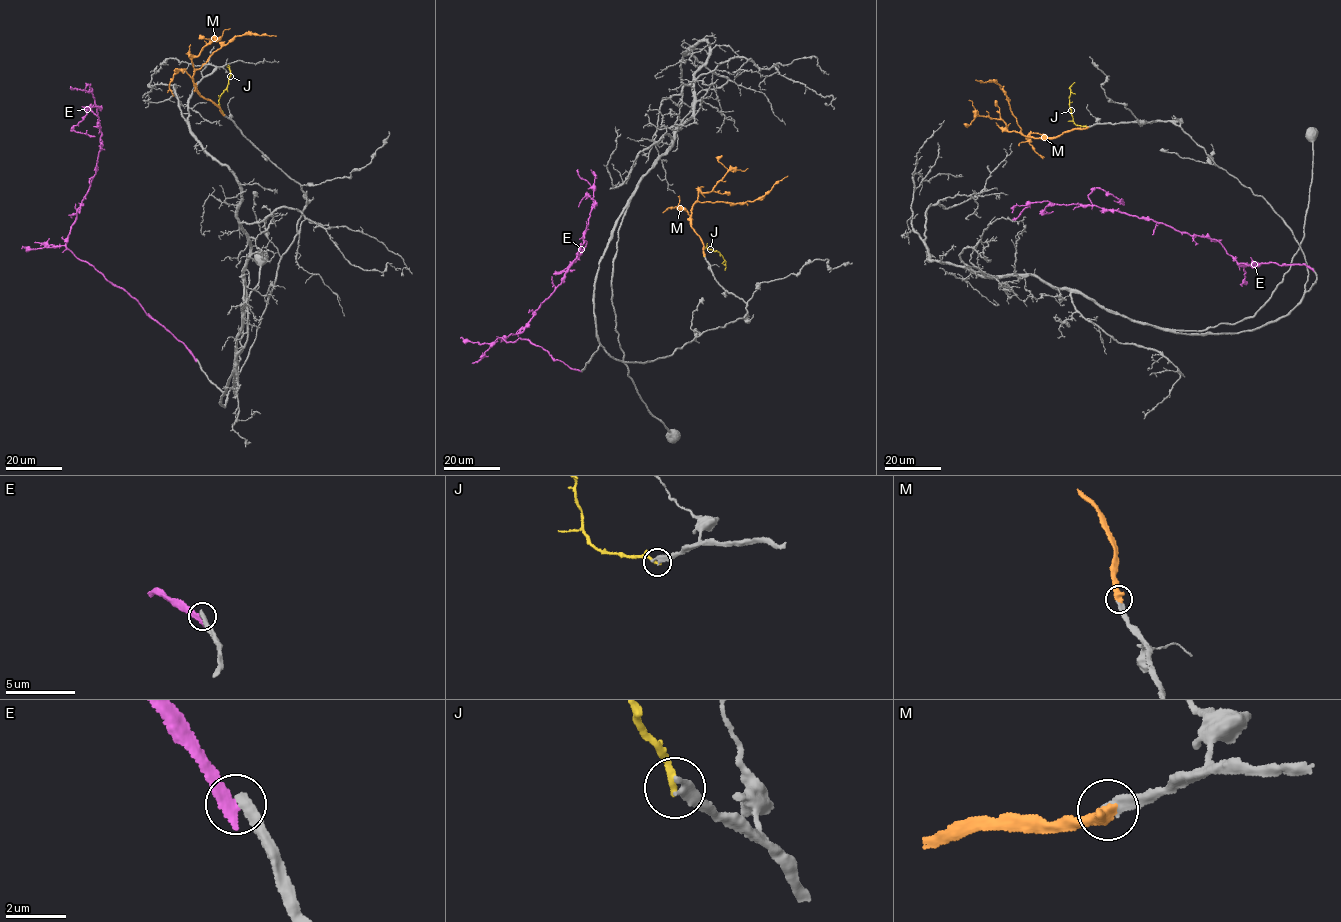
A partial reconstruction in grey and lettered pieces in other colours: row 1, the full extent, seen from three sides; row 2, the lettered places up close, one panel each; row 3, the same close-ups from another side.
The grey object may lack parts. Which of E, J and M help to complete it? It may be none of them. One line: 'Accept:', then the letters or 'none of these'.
Accept: M

